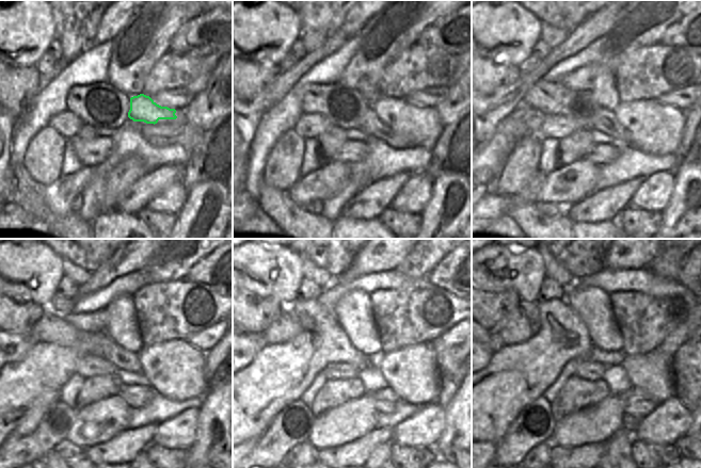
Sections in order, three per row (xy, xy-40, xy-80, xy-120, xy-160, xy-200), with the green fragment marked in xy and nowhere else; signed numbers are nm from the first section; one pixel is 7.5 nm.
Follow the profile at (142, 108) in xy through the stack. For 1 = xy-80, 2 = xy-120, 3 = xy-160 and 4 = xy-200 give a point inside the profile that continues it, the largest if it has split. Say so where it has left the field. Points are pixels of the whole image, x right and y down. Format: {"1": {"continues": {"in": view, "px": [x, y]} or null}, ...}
{"1": {"continues": {"in": "xy-80", "px": [626, 113]}}, "2": {"continues": {"in": "xy-120", "px": [147, 357]}}, "3": {"continues": {"in": "xy-160", "px": [385, 361]}}, "4": {"continues": {"in": "xy-200", "px": [626, 362]}}}

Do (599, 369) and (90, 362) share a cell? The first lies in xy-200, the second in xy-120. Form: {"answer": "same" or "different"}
{"answer": "same"}

